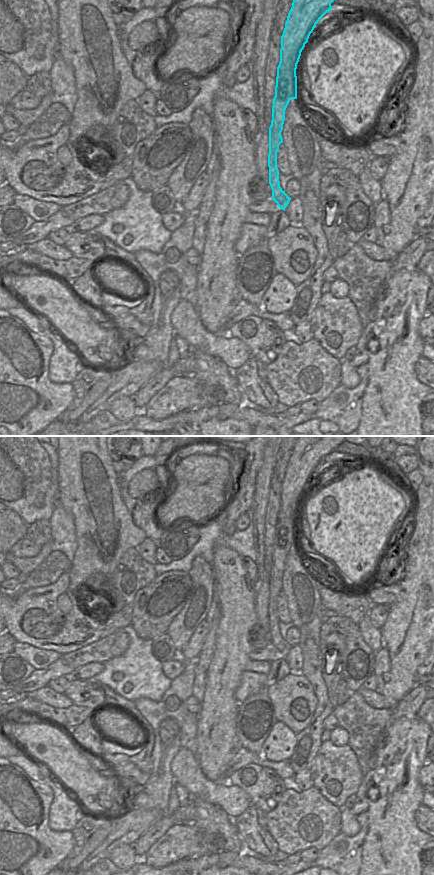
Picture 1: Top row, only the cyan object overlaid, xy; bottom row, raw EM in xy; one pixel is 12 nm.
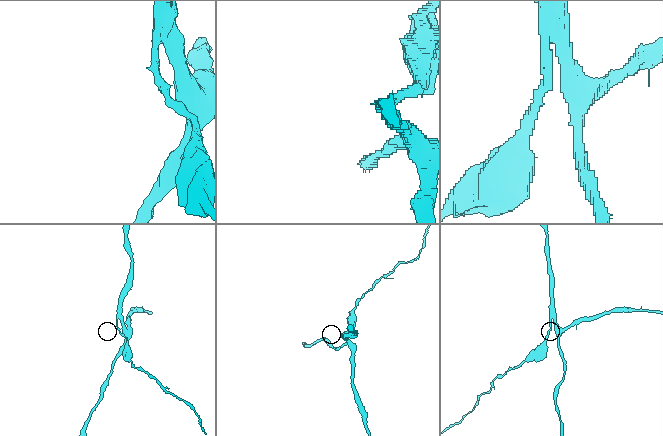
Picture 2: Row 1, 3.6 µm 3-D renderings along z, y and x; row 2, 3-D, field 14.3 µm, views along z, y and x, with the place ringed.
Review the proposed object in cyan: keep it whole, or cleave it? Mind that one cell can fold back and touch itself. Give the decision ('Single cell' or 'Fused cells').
Fused cells

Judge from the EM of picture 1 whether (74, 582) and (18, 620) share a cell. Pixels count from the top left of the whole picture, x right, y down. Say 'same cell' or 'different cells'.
different cells

